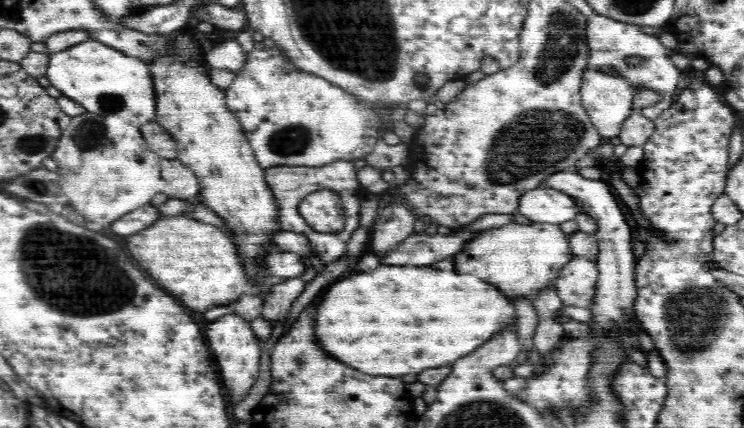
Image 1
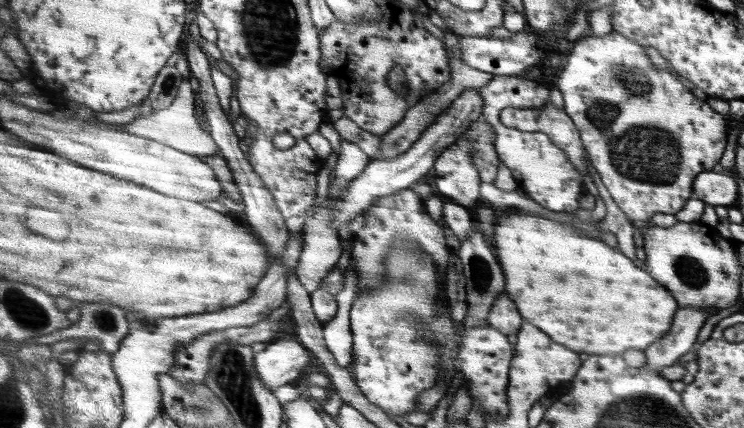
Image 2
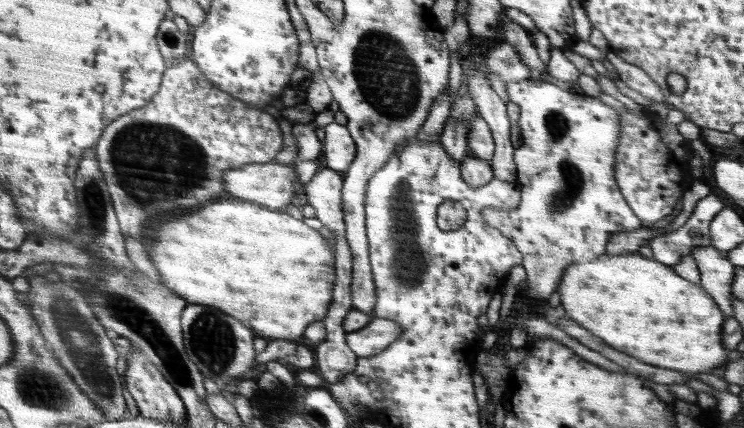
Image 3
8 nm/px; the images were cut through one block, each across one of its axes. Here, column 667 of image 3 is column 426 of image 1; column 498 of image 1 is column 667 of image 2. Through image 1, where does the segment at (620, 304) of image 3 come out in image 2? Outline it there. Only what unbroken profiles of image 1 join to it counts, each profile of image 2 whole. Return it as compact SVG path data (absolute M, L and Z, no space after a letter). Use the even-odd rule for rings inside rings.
M529 214L499 216L493 226L491 246L505 278L505 294L515 302L517 312L529 324L543 328L557 344L567 344L573 352L587 354L621 354L629 348L643 350L669 330L669 322L677 314L677 300L667 288L657 286L653 276L633 266L621 252L599 240L573 234L573 228L547 218Z

